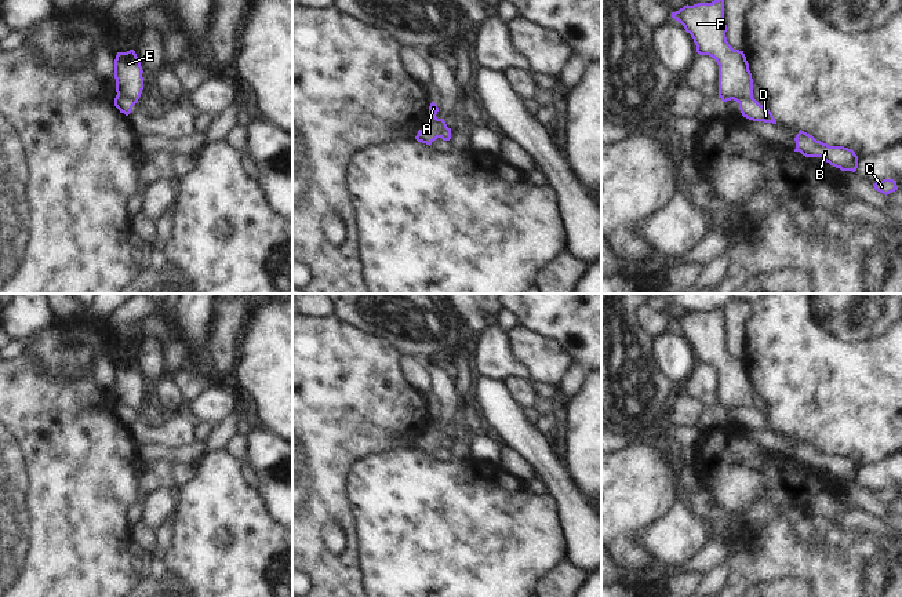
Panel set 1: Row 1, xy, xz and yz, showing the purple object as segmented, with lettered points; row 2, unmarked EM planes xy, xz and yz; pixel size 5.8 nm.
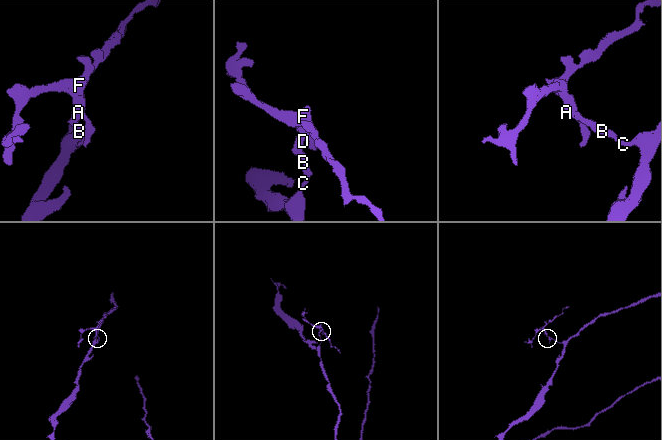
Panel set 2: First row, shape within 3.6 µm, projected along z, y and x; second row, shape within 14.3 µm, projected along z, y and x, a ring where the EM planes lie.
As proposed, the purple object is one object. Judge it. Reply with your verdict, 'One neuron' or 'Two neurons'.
Two neurons

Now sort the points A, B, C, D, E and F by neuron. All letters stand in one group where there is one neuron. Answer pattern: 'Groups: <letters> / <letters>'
Groups: A E F / B C D

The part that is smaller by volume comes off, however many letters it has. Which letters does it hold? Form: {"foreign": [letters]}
{"foreign": ["A", "E", "F"]}

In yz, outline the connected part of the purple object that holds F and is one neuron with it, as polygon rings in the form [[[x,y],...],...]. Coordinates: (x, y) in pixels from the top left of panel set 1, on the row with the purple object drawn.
[[[724,0],[694,6],[687,4],[679,11],[672,12],[672,18],[680,22],[685,32],[691,34],[699,55],[709,55],[716,59],[719,65],[719,97],[723,103],[731,99],[736,101],[753,97],[753,79],[746,57],[743,51],[734,50],[725,37]]]

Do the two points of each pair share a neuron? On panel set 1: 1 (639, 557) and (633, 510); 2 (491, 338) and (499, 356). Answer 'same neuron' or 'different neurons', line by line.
1: same neuron
2: same neuron

